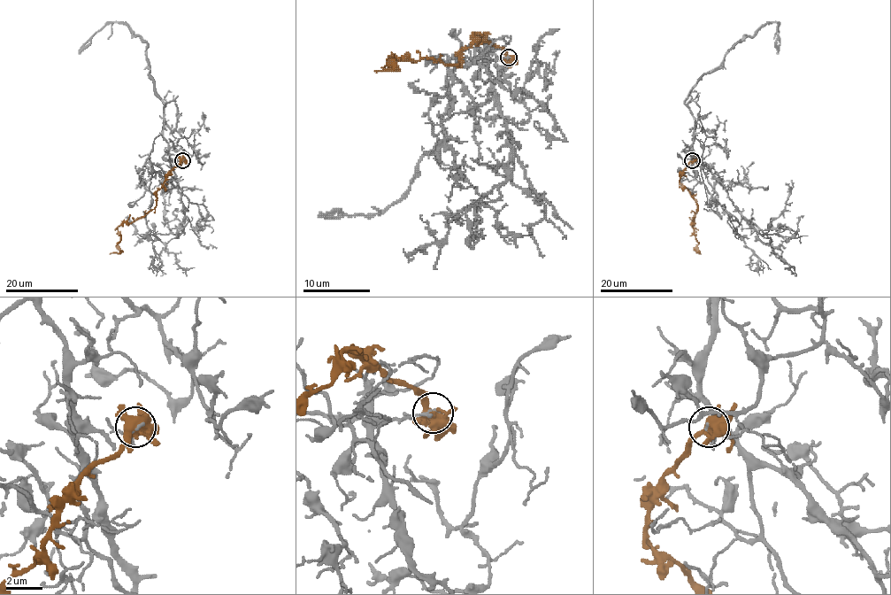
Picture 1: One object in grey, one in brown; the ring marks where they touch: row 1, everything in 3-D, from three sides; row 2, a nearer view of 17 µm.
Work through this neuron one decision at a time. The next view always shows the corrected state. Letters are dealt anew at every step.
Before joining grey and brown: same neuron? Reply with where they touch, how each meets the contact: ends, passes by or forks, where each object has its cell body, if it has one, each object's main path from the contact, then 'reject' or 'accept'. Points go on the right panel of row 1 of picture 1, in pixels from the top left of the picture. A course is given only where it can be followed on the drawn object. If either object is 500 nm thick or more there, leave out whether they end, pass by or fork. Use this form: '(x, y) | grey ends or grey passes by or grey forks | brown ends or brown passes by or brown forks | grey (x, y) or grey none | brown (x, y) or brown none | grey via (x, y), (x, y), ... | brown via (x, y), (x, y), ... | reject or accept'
(692, 160) | grey none | brown none | grey via (692, 160), (695, 117), (684, 100), (697, 81), (715, 71), (743, 36), (767, 23), (778, 24), (778, 53) | brown via (693, 160), (683, 171), (679, 182), (690, 192), (697, 206), (693, 227), (700, 254) | reject

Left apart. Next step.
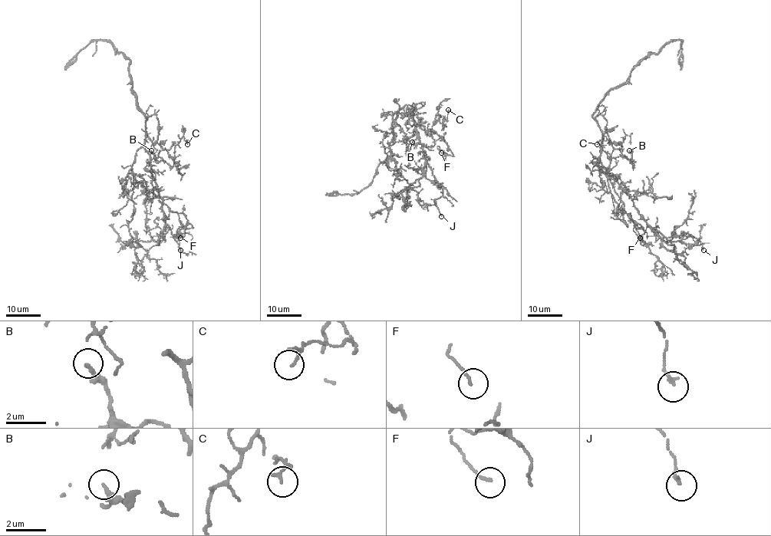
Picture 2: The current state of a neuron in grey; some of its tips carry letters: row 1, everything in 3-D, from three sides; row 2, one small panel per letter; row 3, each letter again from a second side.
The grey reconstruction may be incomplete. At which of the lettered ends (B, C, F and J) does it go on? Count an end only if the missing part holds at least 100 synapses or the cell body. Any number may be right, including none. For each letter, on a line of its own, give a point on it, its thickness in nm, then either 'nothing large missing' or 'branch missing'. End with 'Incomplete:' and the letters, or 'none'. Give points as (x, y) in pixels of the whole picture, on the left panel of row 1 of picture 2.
B: at (151, 150); 150 nm thick; nothing large missing
C: at (187, 144); 100 nm thick; nothing large missing
F: at (180, 238); 110 nm thick; nothing large missing
J: at (180, 250); 160 nm thick; nothing large missing
Incomplete: none

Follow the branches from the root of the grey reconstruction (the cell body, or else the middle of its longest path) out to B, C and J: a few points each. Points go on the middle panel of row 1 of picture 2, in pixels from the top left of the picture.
B: (406, 116), (408, 109), (417, 112), (418, 124), (434, 139), (434, 145), (423, 146), (412, 142)
C: (406, 116), (408, 109), (416, 111), (418, 124), (428, 134), (435, 116), (442, 116), (446, 120), (448, 110)
J: (406, 116), (411, 112), (417, 138), (423, 145), (426, 162), (442, 189), (442, 195), (434, 201), (441, 216)

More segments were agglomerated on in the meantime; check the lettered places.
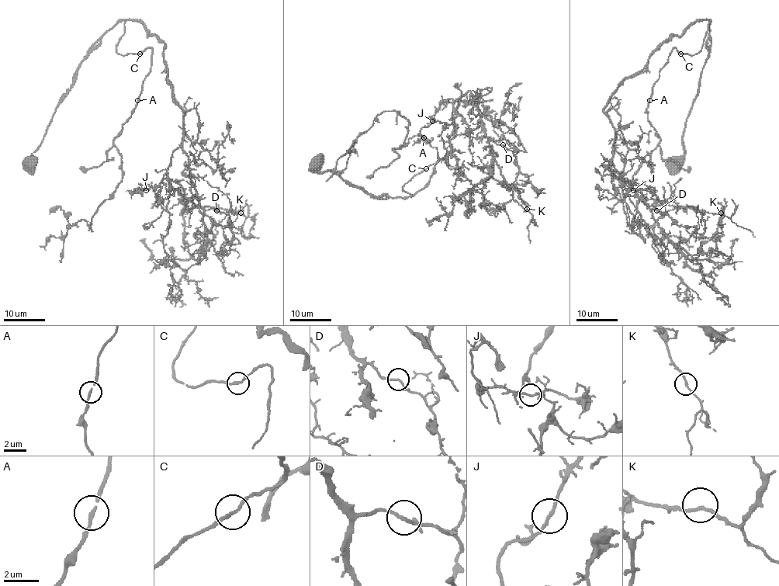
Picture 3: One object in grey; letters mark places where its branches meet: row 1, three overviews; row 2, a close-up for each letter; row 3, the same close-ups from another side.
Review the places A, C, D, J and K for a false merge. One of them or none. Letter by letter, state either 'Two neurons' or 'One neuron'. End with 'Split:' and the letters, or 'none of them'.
A: One neuron
C: One neuron
D: One neuron
J: One neuron
K: One neuron
Split: none of them

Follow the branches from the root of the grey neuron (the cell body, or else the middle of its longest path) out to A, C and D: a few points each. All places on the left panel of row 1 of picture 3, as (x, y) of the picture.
A: (28, 163), (78, 64), (122, 20), (115, 51), (152, 49), (137, 100)
C: (28, 163), (25, 159), (40, 143), (78, 64), (109, 30), (122, 20), (115, 51), (140, 54)
D: (28, 163), (81, 61), (119, 22), (137, 20), (164, 43), (188, 178), (198, 202), (216, 211)

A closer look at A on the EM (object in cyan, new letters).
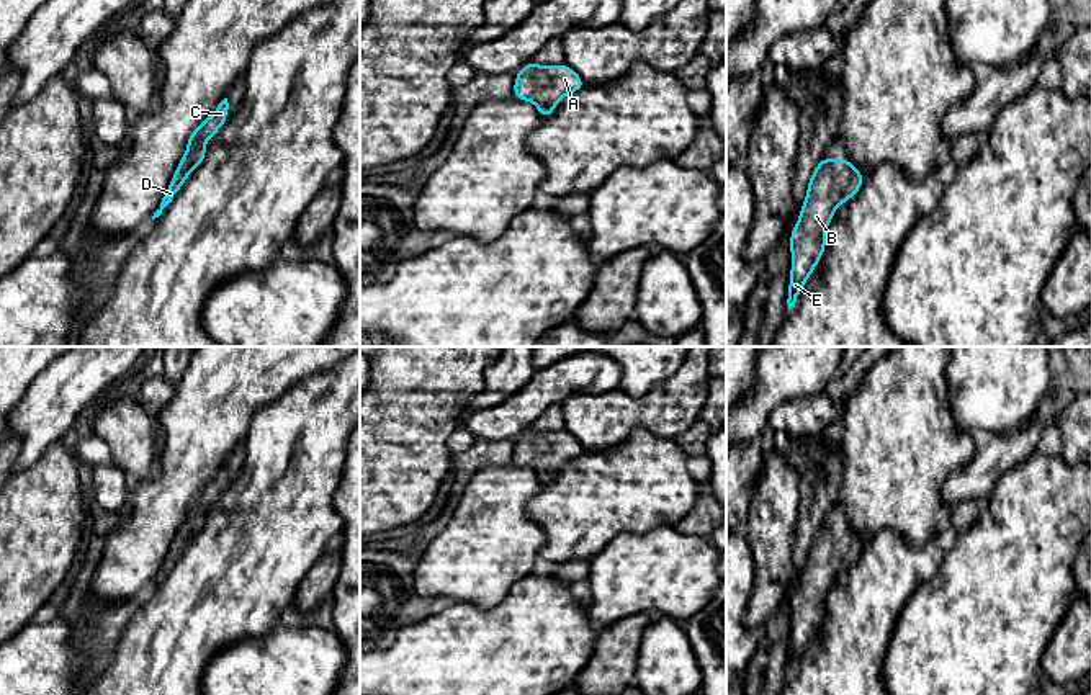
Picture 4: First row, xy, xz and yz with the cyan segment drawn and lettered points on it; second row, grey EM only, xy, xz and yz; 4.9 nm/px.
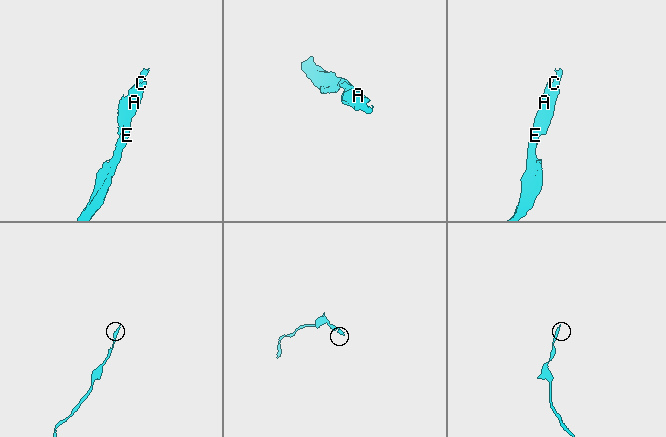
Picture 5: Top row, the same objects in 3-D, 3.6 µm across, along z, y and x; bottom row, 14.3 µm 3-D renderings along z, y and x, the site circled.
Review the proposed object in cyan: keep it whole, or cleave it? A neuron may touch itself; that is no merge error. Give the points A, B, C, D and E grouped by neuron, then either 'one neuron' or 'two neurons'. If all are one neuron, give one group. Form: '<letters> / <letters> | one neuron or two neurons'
A B C D E | one neuron

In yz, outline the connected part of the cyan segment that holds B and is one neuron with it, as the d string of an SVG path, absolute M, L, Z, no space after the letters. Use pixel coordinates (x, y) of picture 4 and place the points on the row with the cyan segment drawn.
M823 157L808 180L798 221L790 234L788 309L826 250L826 231L836 209L859 193L864 175L849 159Z

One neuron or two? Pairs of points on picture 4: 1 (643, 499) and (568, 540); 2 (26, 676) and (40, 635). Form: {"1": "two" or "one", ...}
{"1": "one", "2": "one"}

